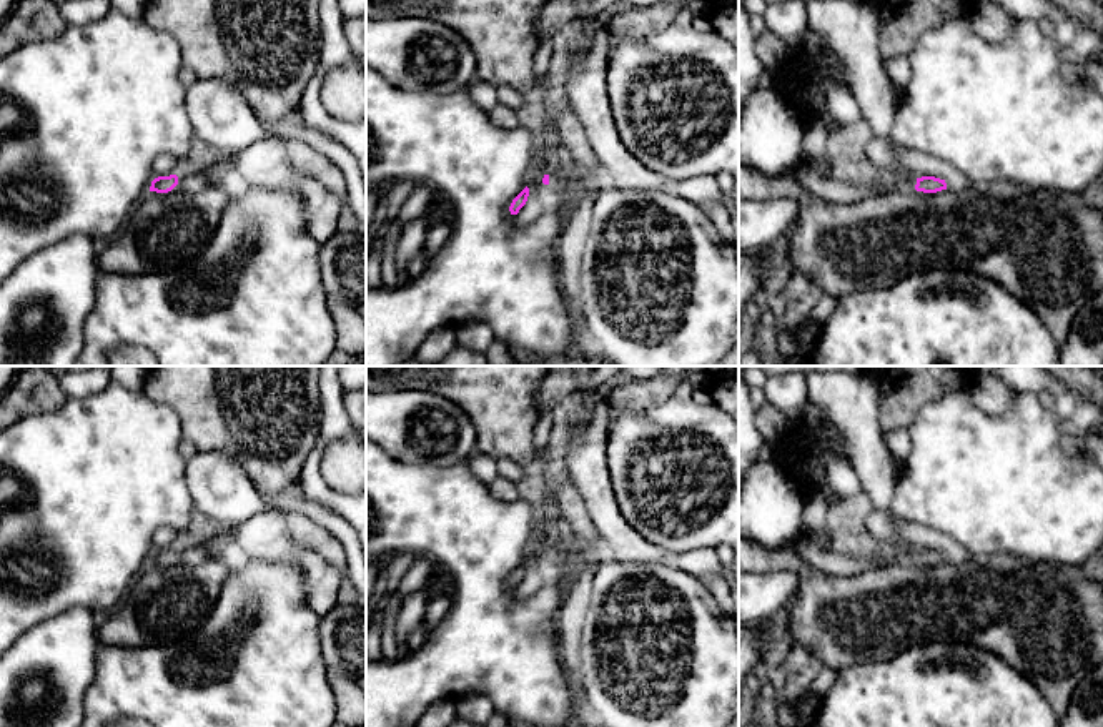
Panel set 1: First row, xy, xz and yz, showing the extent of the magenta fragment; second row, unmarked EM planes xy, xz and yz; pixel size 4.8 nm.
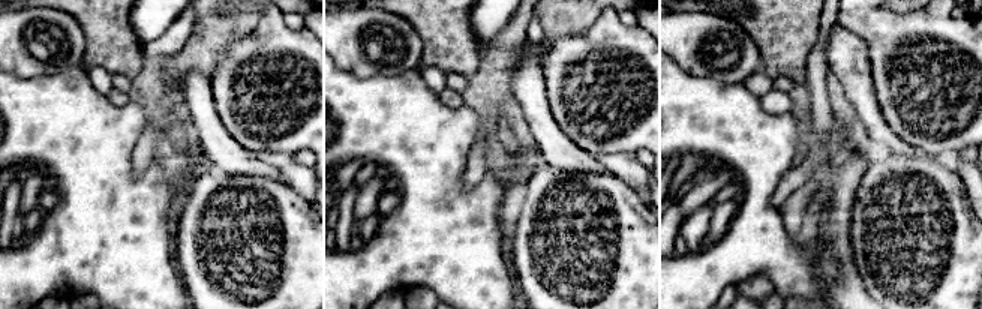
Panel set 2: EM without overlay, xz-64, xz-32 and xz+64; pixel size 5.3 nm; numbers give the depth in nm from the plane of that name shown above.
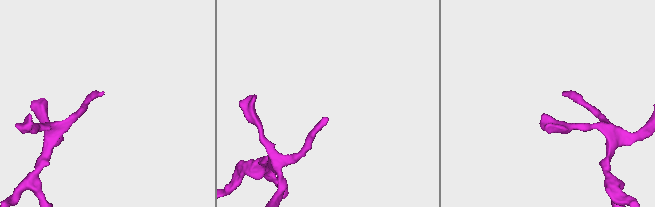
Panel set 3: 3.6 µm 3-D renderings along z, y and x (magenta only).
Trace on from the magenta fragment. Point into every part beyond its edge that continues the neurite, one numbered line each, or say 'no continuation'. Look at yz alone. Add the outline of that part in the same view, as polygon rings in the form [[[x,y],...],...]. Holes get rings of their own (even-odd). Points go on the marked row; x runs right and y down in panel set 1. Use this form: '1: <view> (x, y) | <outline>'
1: yz (830, 188) | [[[802,171],[799,175],[799,183],[824,200],[833,203],[852,203],[882,193],[913,191],[917,178],[908,173],[902,173],[895,176],[883,176],[877,183],[852,185],[833,176],[820,176],[814,171]]]

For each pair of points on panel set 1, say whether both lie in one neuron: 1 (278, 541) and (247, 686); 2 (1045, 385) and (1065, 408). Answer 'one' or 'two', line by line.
1: two
2: one

